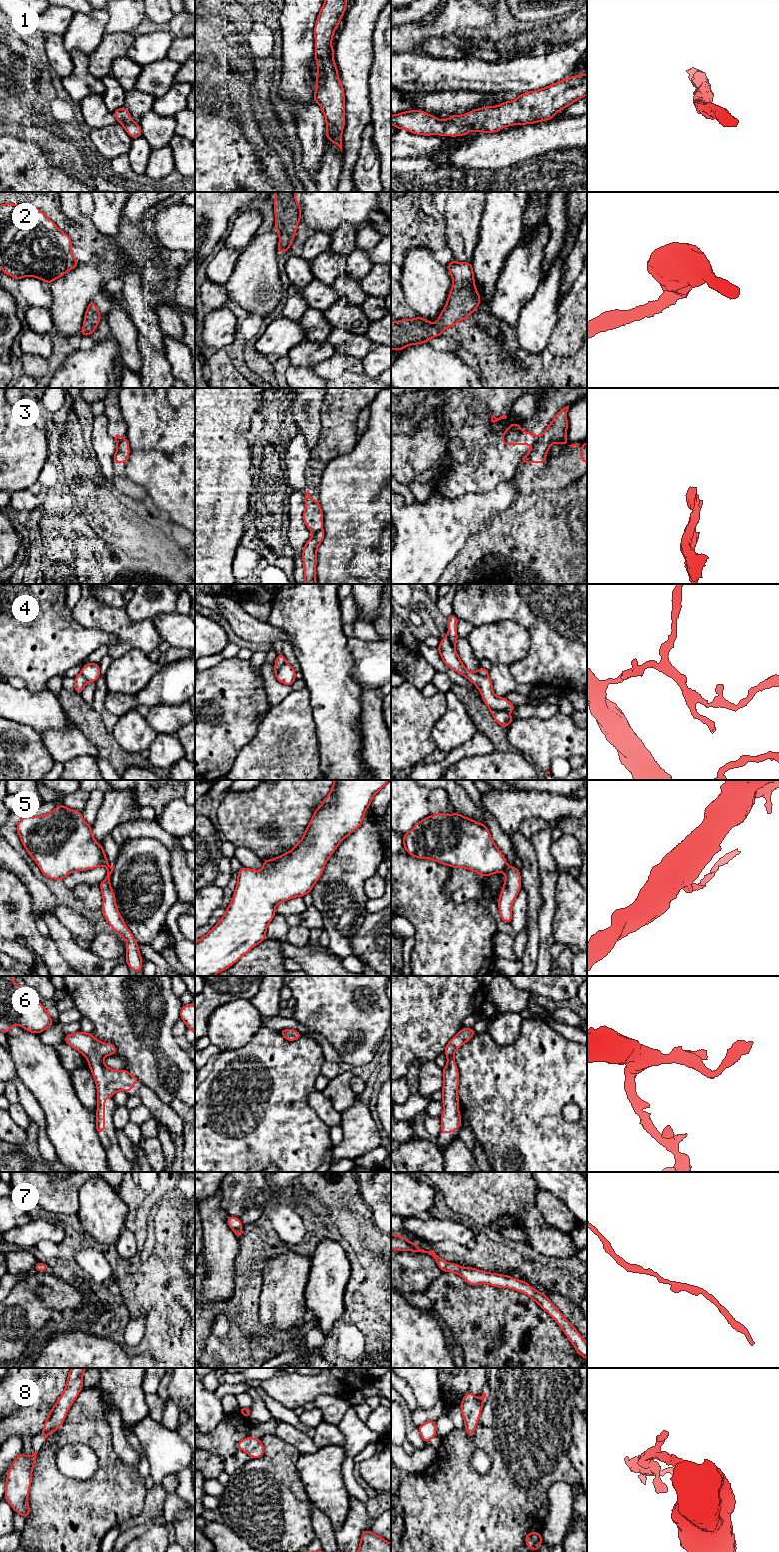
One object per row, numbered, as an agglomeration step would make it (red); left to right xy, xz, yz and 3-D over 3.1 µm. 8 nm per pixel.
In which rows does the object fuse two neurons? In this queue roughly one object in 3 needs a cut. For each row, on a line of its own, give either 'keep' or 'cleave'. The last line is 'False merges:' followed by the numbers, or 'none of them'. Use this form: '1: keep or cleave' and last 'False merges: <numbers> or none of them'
1: keep
2: keep
3: cleave
4: cleave
5: cleave
6: keep
7: keep
8: keep
False merges: 3, 4, 5

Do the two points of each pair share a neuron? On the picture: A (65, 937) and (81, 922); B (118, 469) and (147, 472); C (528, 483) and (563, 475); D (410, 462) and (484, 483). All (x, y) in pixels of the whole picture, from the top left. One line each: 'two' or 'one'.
A: two
B: two
C: one
D: two

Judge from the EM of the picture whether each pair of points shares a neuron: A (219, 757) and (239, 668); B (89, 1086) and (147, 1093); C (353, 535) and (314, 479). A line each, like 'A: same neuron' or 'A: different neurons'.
A: same neuron
B: different neurons
C: different neurons

